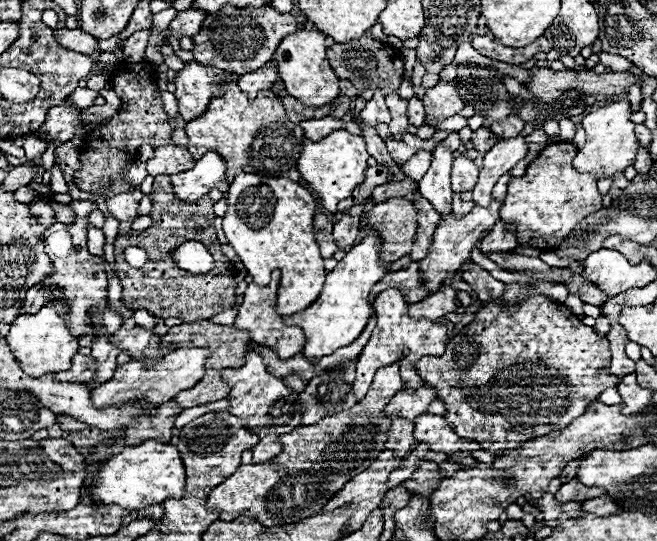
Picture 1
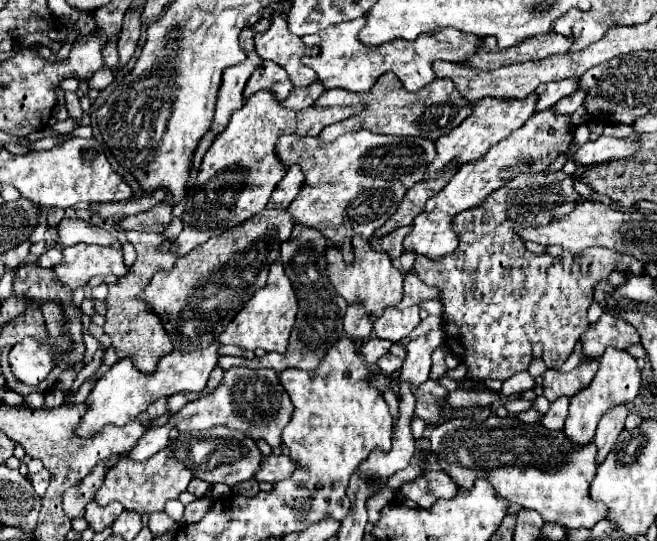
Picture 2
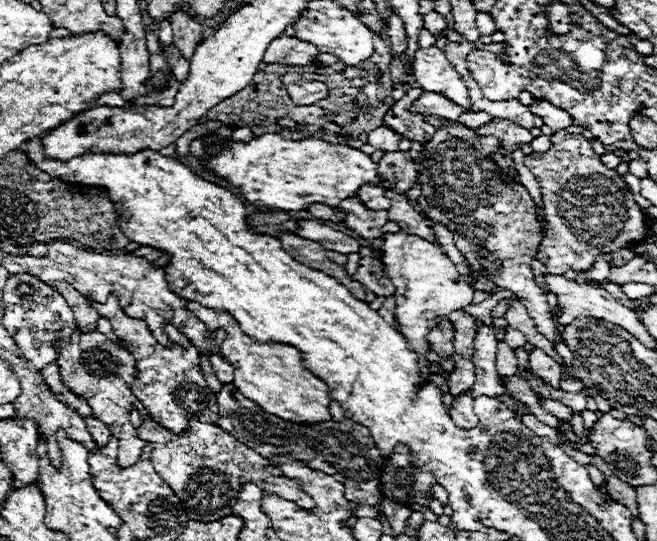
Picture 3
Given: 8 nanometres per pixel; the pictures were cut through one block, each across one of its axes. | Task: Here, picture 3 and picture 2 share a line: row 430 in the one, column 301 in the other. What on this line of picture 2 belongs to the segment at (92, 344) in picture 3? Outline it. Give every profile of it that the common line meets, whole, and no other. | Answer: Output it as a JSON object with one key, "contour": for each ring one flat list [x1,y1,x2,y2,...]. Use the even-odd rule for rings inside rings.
{"contour":[[256,92,246,104,236,110,230,118,230,124,224,132,220,132,204,154,202,164,198,168,196,182,186,198,186,210,180,216,184,230,174,242,174,252,184,256,192,252,198,244,206,242,220,232,250,220,260,214,270,200,276,184,284,178,286,168,274,152,274,144,282,134,298,134,298,136,318,136,328,124,346,120,352,114,358,114,362,104,358,106,332,106,332,108,306,108,306,110,286,110,270,92]]}

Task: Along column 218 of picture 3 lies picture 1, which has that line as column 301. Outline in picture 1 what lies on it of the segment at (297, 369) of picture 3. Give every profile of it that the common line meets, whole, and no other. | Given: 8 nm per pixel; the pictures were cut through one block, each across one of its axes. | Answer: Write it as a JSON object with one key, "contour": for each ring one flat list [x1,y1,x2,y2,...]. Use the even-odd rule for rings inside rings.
{"contour":[[368,232,360,244,352,246,352,250,346,252,346,258,338,262,336,270,332,270,326,276,322,296,312,306,308,306,298,314,282,316,284,324,300,326,304,330,306,344,302,346,302,354,306,356,306,360,312,360,312,364,318,364,320,358,330,356,338,348,352,344,368,324,368,318,372,314,372,306,368,304,368,294,372,286,386,274,384,262,380,262,378,254,380,244,382,240,378,238,378,234]]}

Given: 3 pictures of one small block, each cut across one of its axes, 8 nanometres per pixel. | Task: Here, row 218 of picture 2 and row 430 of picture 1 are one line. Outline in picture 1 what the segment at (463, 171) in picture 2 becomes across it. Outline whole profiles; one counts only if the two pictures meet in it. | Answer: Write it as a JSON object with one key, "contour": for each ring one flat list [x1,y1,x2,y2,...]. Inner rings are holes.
{"contour":[[424,414,414,420,414,440,428,444,432,452,460,452,460,450,480,450,480,444,470,438,460,438,446,422,444,416]]}

